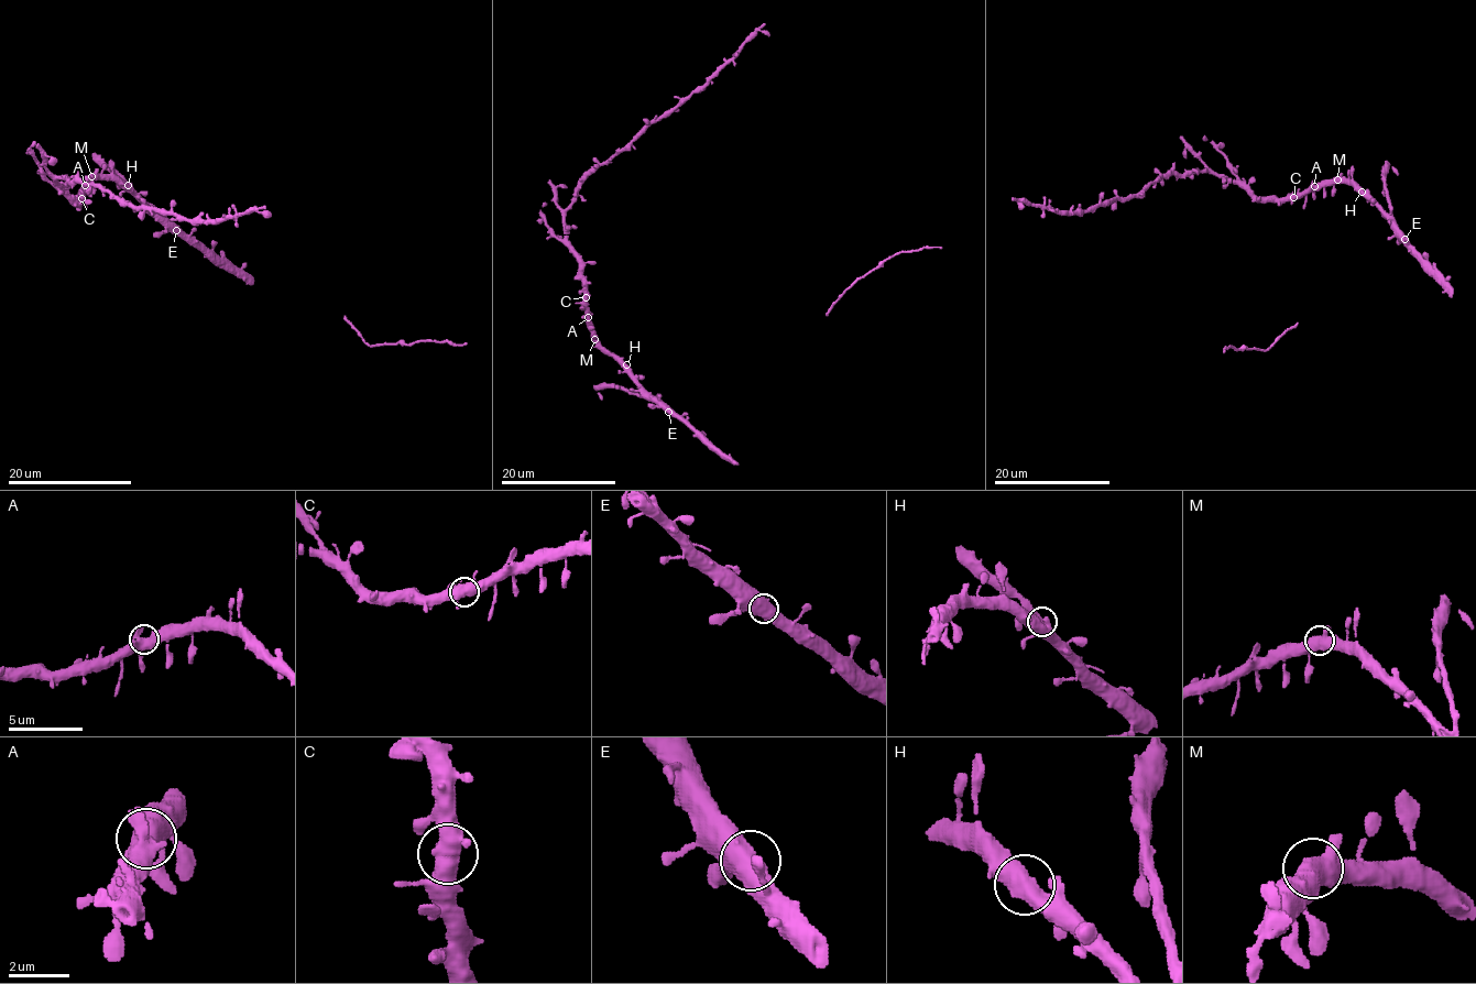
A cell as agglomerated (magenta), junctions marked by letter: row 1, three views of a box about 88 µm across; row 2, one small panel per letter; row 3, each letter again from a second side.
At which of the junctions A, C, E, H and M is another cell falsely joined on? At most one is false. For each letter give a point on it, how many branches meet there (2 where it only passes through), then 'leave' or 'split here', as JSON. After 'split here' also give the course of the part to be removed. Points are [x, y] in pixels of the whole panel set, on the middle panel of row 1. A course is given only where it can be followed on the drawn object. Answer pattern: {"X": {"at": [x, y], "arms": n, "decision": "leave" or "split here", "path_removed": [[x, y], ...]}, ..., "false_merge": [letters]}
{"A": {"at": [588, 317], "arms": 4, "decision": "leave"}, "C": {"at": [586, 297], "arms": 4, "decision": "leave"}, "E": {"at": [668, 412], "arms": 2, "decision": "leave"}, "H": {"at": [626, 364], "arms": 2, "decision": "leave"}, "M": {"at": [594, 339], "arms": 3, "decision": "leave"}, "false_merge": []}

